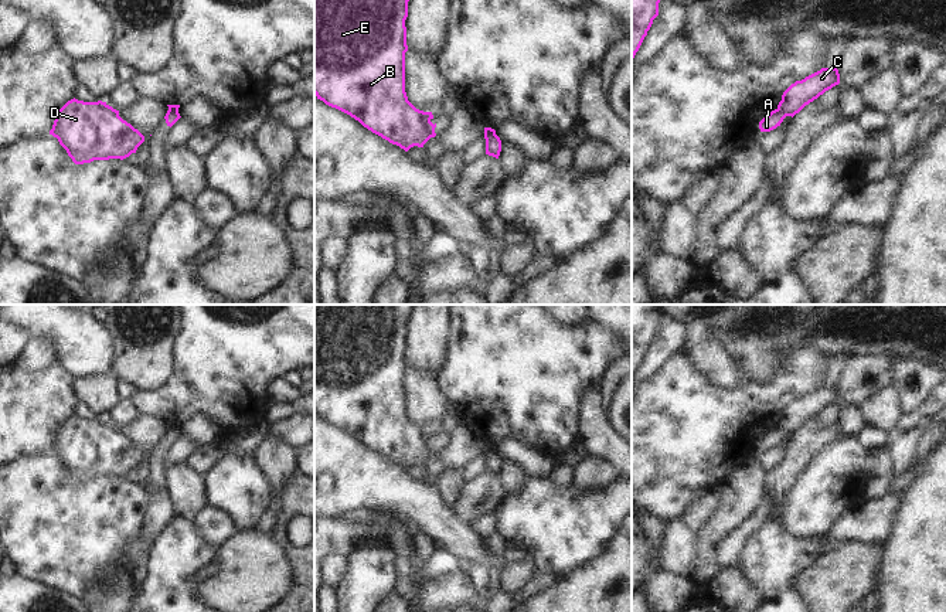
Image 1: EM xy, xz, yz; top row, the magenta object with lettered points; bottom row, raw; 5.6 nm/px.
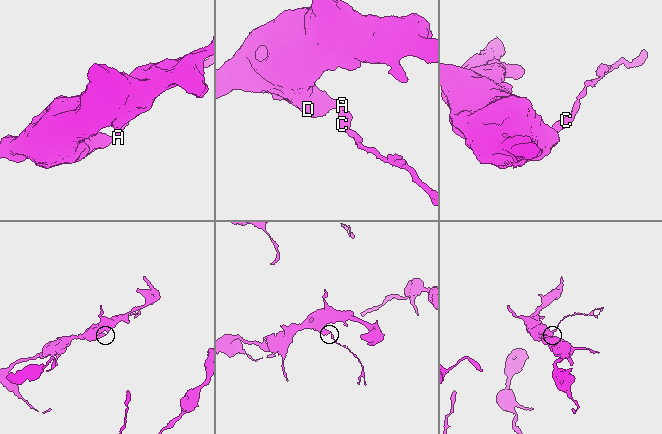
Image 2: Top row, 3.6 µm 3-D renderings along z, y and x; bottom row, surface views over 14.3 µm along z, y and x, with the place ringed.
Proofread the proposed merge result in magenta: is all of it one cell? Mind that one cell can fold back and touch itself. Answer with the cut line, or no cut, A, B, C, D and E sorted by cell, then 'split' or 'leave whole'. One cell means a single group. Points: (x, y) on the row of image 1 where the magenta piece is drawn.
cut none; groups A B C D E; leave whole

